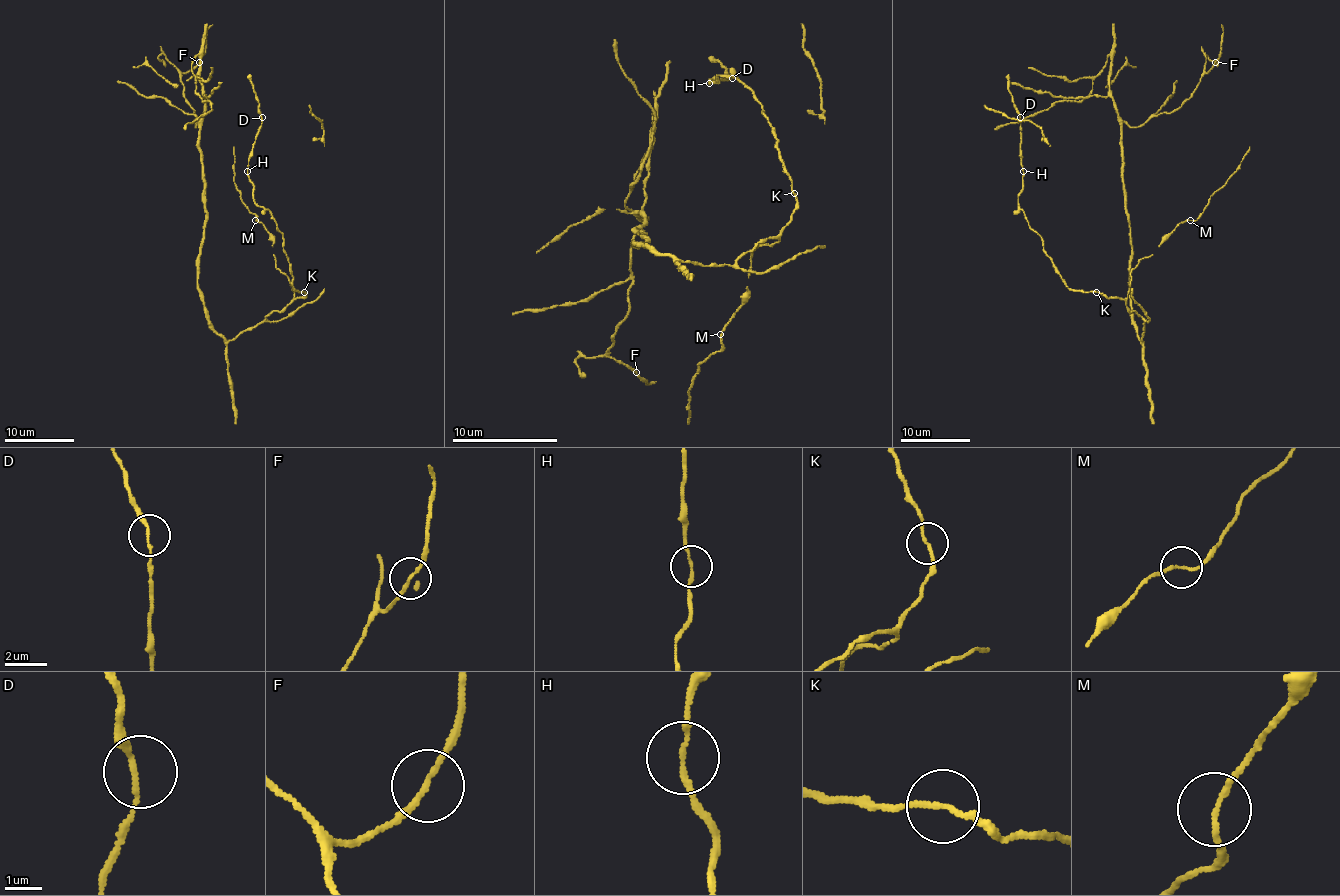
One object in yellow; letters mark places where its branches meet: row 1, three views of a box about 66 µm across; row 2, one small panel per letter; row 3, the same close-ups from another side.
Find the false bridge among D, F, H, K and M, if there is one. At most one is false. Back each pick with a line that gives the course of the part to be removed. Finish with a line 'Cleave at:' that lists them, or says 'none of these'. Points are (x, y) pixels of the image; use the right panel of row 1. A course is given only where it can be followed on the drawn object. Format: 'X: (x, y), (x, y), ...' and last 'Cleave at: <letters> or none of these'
Cleave at: none of these

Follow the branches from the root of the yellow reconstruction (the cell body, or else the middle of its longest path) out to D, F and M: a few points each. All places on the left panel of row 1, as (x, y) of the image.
D: (255, 325), (306, 294), (292, 287), (283, 234), (273, 215), (254, 199), (254, 184), (247, 172), (262, 117)
F: (255, 325), (226, 341), (214, 329), (198, 287), (205, 184), (200, 124), (184, 96), (180, 75), (200, 61)
M: (255, 325), (273, 311), (280, 311), (294, 297), (289, 278), (276, 266), (273, 236), (255, 220)

